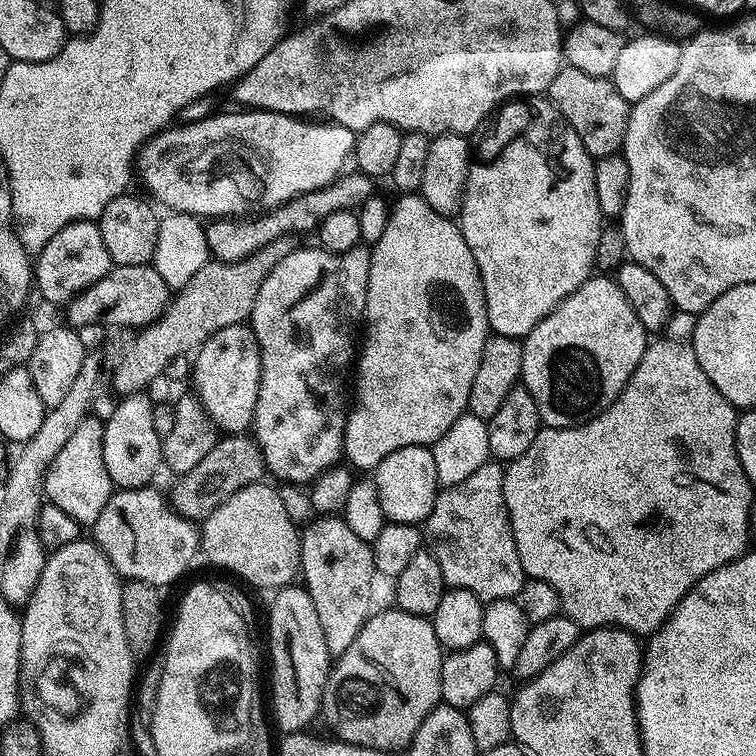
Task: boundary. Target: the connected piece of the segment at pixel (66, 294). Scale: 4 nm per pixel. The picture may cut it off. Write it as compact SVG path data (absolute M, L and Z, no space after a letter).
M79 220L62 226L50 242L34 260L34 284L52 304L67 305L79 292L86 290L98 278L102 278L113 267L106 242L102 242L99 223L91 220Z

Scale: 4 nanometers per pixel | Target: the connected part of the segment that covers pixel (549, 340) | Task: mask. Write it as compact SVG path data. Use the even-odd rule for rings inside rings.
M604 274L589 278L574 294L567 296L561 304L530 334L523 337L524 353L522 354L522 387L534 394L534 403L538 405L540 422L546 428L569 428L575 424L585 424L602 410L606 410L618 398L626 386L630 374L642 362L649 333L645 332L642 322L638 322L626 294L616 285L615 279Z

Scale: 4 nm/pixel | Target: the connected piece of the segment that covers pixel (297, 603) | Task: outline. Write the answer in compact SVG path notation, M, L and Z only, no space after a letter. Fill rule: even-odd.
M289 586L279 589L273 596L276 597L273 598L272 605L268 608L268 644L272 647L272 708L270 704L270 716L274 724L274 719L276 719L277 726L282 730L281 733L302 732L309 727L307 724L315 716L317 719L321 715L324 703L324 687L328 681L328 673L330 671L330 657L326 646L326 639L324 639L322 634L322 622L318 622L318 610L314 610L314 602L310 598L307 588L303 586Z

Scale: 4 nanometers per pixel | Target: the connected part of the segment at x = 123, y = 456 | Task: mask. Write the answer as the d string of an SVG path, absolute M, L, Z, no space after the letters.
M144 392L125 396L120 405L104 420L102 454L106 458L106 470L117 489L146 488L153 483L156 471L162 468L162 438L154 430L152 409L154 403Z

